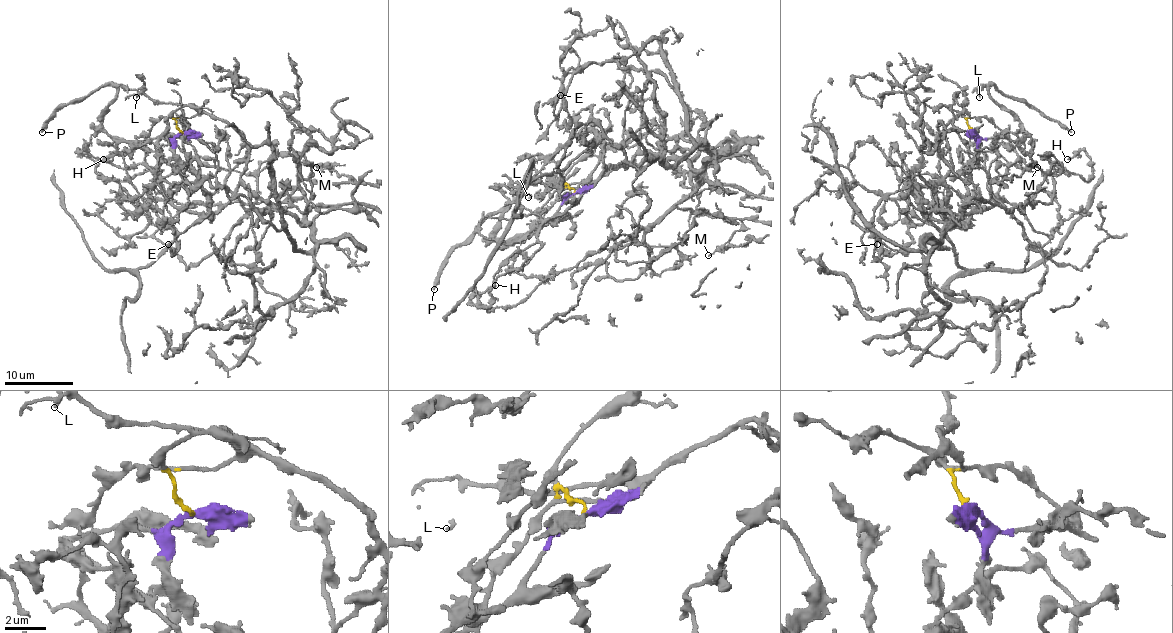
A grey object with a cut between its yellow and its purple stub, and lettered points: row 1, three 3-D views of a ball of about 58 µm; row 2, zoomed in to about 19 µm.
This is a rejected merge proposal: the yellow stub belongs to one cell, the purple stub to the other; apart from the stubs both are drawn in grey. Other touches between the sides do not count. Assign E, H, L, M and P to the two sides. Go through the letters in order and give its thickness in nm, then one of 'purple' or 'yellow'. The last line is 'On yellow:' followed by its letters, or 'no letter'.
E: 200 nm thick; yellow
H: 110 nm thick; yellow
L: 140 nm thick; purple
M: 120 nm thick; yellow
P: 220 nm thick; purple
On yellow: E, H, M

